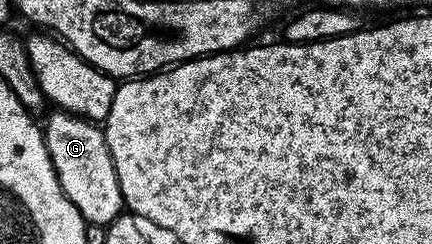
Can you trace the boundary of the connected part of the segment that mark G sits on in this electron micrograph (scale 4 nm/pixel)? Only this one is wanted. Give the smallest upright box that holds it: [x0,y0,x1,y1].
[43,112,126,228]

